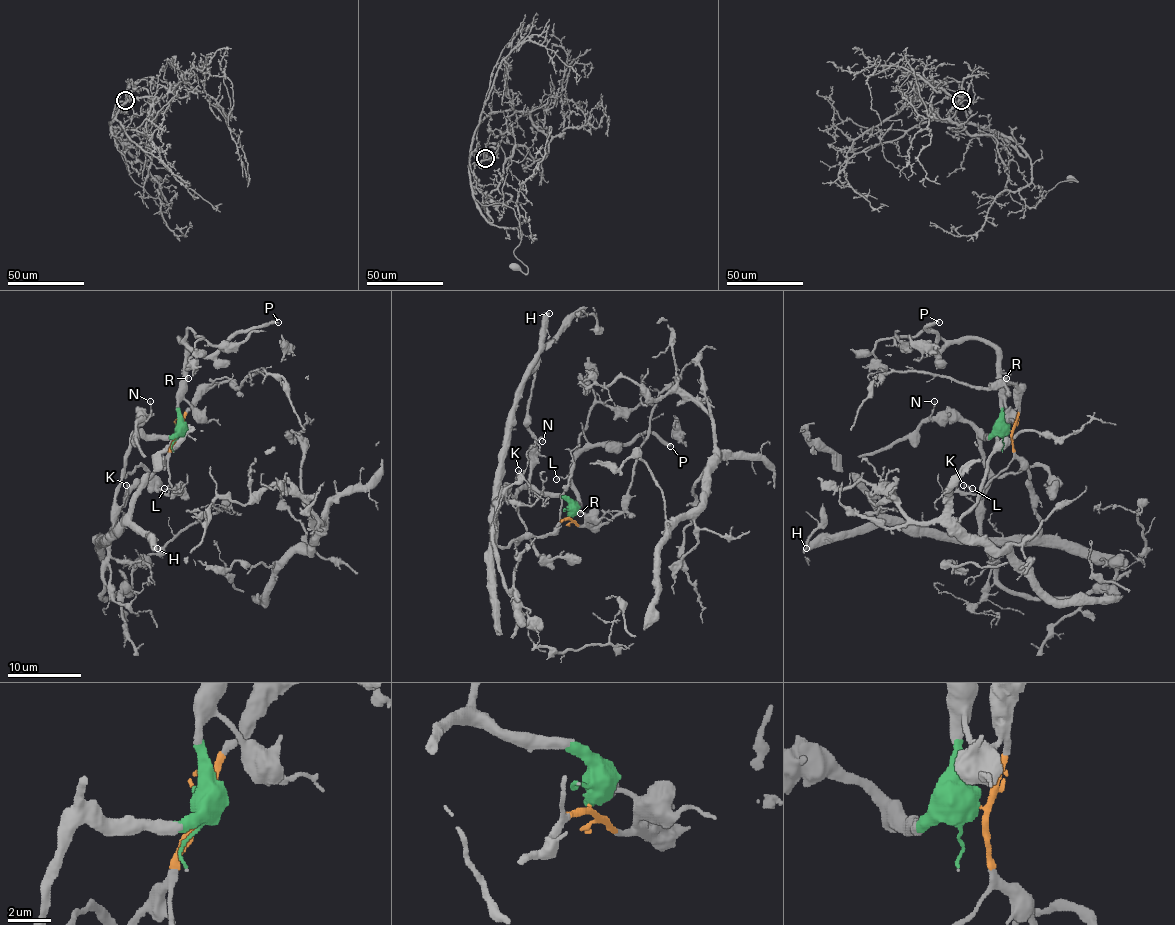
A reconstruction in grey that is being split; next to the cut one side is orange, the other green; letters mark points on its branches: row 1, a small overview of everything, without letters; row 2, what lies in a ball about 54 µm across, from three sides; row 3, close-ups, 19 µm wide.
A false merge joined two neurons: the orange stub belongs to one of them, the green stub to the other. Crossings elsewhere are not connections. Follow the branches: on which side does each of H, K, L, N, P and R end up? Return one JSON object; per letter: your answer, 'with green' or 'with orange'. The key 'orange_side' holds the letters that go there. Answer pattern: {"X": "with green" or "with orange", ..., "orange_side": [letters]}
{"H": "with orange", "K": "with green", "L": "with orange", "N": "with green", "P": "with green", "R": "with green", "orange_side": ["H", "L"]}

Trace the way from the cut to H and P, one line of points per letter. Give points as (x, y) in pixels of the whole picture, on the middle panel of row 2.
H: (569, 516), (550, 533), (523, 536), (508, 547), (497, 544), (497, 466), (515, 392), (549, 312)
P: (569, 516), (576, 505), (571, 464), (584, 451), (595, 446), (628, 444), (645, 433), (656, 433), (671, 446)

